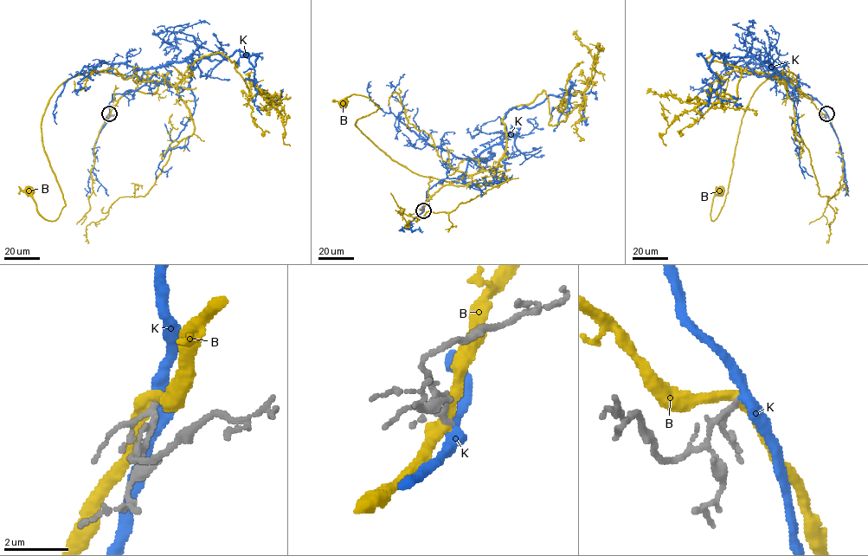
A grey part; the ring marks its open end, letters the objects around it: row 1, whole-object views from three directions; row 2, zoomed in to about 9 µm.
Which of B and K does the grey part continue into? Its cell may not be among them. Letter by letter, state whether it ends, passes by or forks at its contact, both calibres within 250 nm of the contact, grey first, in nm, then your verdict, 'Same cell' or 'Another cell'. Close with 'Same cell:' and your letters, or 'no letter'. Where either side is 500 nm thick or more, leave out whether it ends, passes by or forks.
B: It passes by. Thickness 120 nm (grey) against 400 nm. Another cell
K: It passes by. Thickness 110 nm (grey) against 360 nm. Same cell
Same cell: K

